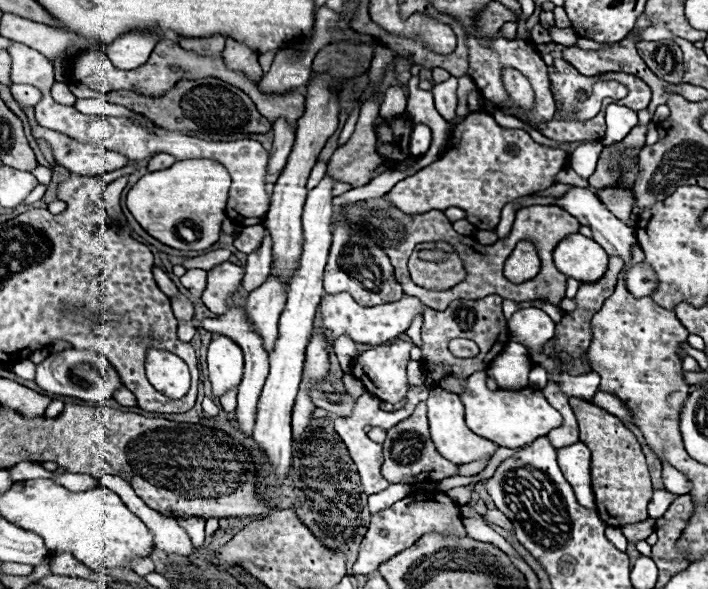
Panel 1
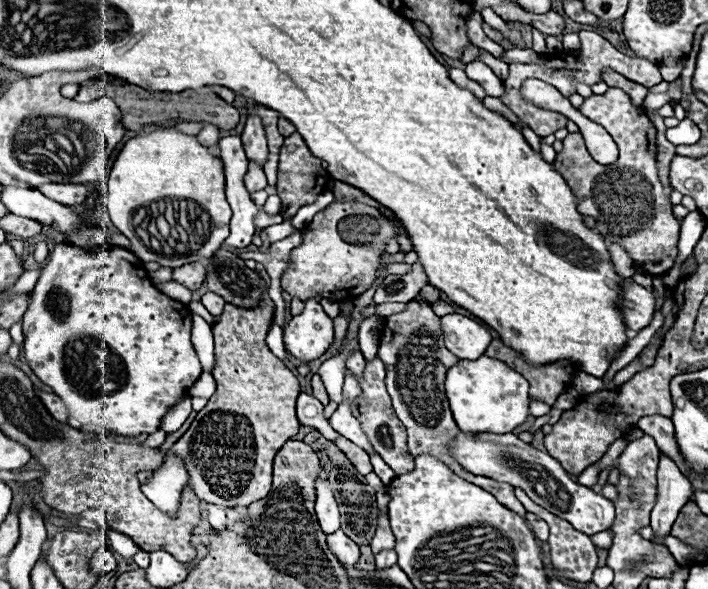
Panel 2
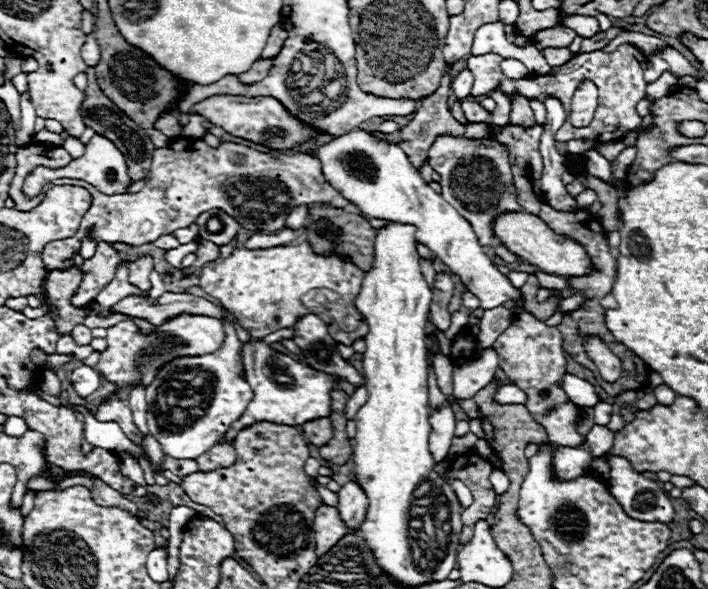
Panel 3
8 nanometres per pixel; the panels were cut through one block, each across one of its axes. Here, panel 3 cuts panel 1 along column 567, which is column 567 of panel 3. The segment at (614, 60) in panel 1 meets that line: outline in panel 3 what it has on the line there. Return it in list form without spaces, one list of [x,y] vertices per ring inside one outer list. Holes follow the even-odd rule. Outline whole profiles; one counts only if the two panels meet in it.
[[[544,48],[542,50],[546,62],[550,66],[558,66],[558,64],[564,64],[566,60],[570,60],[574,54],[568,50],[568,48]]]

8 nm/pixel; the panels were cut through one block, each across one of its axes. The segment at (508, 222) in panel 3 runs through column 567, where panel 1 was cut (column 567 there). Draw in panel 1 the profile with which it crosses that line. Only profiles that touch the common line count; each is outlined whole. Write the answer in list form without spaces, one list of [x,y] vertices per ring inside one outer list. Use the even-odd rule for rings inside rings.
[[[572,234],[560,240],[560,244],[554,248],[554,264],[568,278],[576,278],[578,282],[594,282],[604,276],[608,268],[608,254],[592,238],[586,238],[582,234]]]

